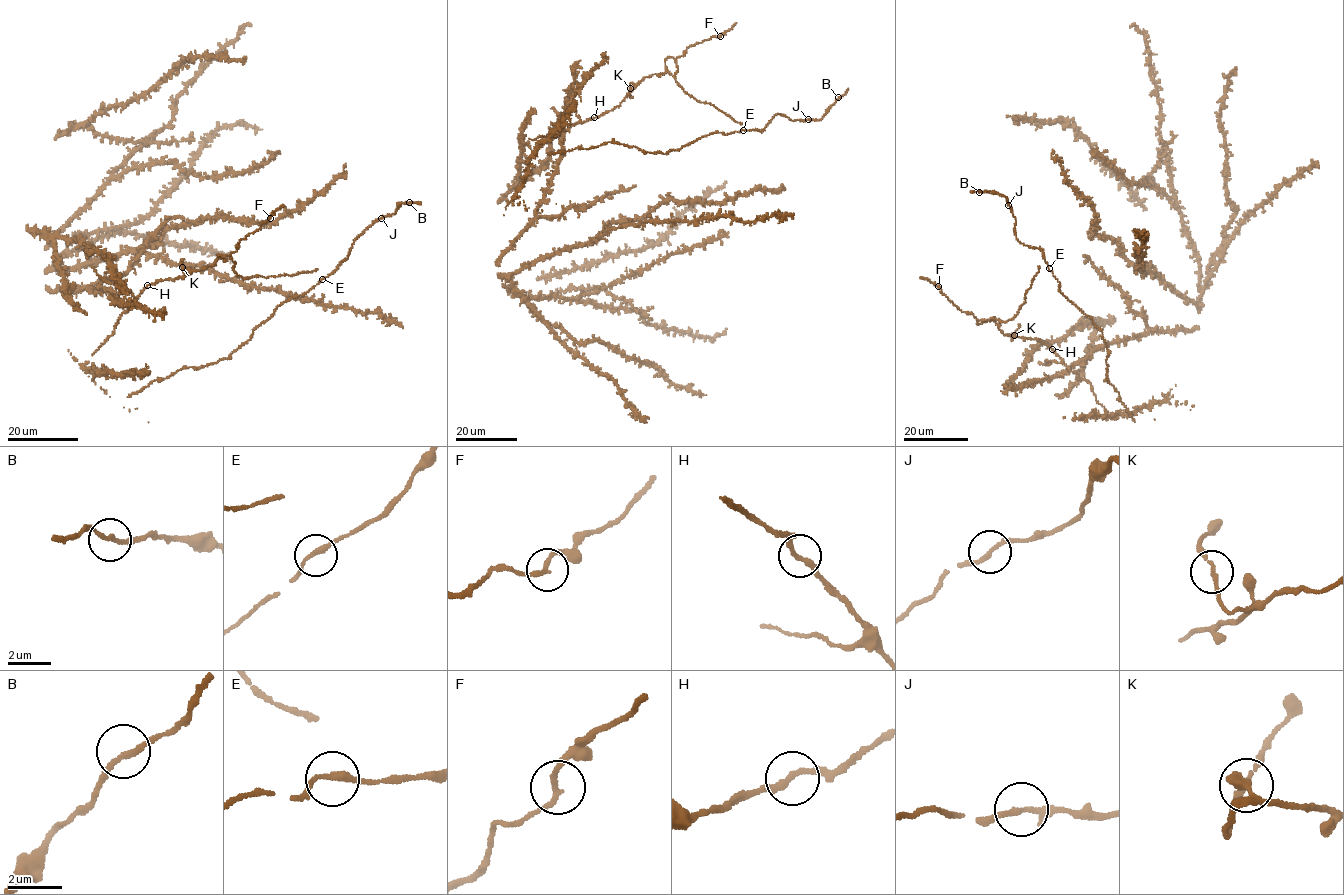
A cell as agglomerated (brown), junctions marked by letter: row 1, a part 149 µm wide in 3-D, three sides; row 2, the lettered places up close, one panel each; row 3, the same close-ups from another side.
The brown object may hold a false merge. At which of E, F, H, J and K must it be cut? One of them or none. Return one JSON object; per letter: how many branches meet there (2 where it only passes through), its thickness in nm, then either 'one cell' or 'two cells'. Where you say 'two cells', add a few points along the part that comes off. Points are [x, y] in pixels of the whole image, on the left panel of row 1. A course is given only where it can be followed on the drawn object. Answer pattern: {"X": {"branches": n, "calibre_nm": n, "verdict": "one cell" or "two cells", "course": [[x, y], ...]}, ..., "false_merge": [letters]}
{"E": {"branches": 2, "calibre_nm": 200, "verdict": "one cell"}, "F": {"branches": 2, "calibre_nm": 190, "verdict": "one cell"}, "H": {"branches": 2, "calibre_nm": 200, "verdict": "one cell"}, "J": {"branches": 2, "calibre_nm": 190, "verdict": "one cell"}, "K": {"branches": 2, "calibre_nm": 160, "verdict": "one cell"}, "false_merge": []}

